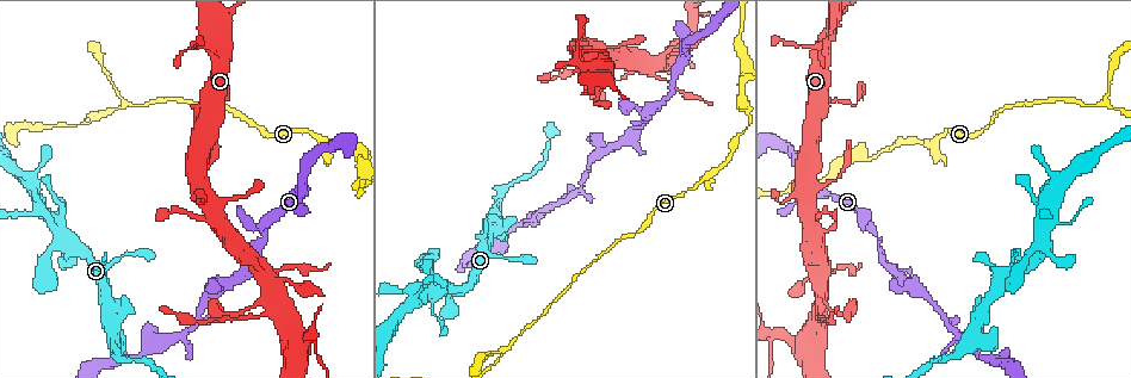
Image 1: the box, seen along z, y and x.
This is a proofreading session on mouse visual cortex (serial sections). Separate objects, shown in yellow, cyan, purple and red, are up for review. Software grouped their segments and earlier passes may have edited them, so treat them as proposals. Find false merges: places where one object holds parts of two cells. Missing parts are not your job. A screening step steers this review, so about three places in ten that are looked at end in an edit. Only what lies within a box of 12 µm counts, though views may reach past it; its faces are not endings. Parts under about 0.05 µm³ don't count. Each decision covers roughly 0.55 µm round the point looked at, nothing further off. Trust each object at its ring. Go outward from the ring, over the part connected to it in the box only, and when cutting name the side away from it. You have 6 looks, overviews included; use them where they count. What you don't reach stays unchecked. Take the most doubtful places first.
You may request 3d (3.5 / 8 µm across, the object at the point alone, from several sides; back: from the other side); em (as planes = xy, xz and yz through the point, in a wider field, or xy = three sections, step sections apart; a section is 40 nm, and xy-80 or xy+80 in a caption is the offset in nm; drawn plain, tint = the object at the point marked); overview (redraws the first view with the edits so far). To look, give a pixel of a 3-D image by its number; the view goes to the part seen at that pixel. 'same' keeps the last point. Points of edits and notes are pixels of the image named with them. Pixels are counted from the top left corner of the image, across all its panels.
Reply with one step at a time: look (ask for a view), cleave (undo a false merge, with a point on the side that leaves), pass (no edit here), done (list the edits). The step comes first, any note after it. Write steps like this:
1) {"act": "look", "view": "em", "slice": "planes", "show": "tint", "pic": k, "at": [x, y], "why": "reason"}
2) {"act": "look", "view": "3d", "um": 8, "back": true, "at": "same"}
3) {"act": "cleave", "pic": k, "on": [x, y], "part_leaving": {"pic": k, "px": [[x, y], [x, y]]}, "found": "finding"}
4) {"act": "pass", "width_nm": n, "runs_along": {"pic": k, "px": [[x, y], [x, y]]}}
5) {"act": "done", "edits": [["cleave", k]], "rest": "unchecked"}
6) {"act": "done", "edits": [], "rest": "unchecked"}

{"act": "look", "view": "3d", "um": 3.5, "pic": 1, "at": [129, 105]}

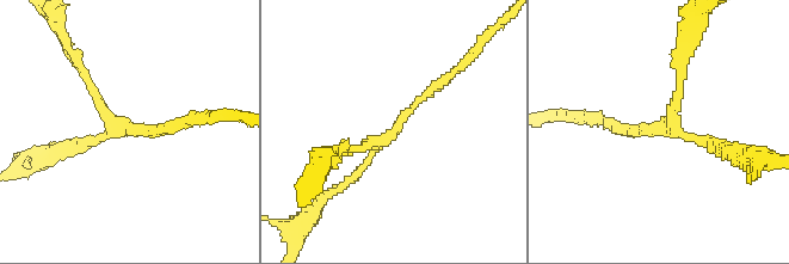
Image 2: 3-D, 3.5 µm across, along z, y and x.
{"act": "look", "view": "em", "slice": "planes", "show": "plain", "pic": 2, "at": [395, 130], "arms": 3, "arm_widths_nm": [100, 150, 150]}

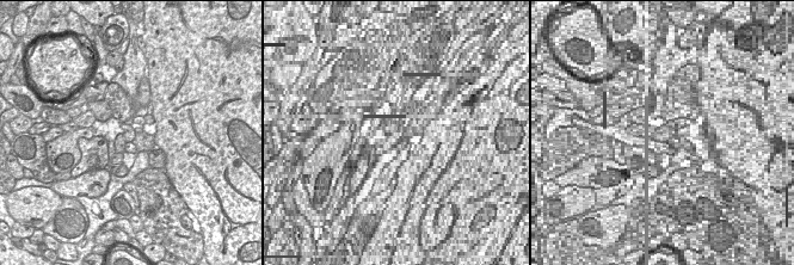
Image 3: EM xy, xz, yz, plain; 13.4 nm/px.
{"act": "look", "view": "em", "slice": "planes", "show": "tint", "at": "same"}

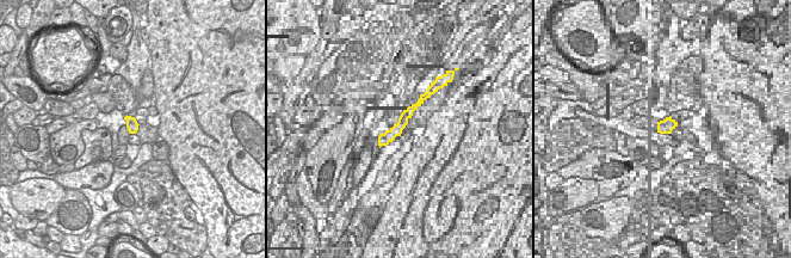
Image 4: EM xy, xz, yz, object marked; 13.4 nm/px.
{"act": "pass", "width_nm": 160, "runs_along": {"pic": 2, "px": [[449, 75], [390, 134], [350, 148]]}, "found": "one cell here"}

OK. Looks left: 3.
{"act": "look", "view": "3d", "um": 8, "pic": 1, "at": [249, 318], "why": "a narrow waist"}

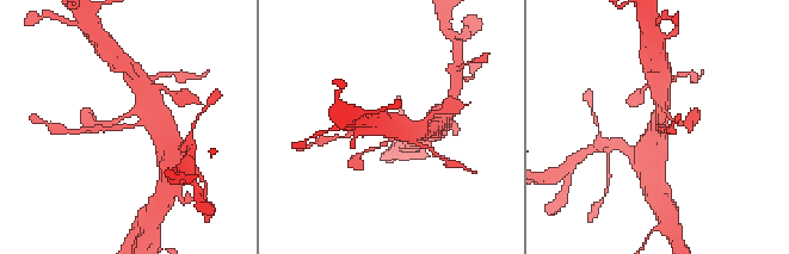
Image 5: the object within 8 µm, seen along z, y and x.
{"act": "look", "view": "3d", "um": 3.5, "pic": 5, "at": [657, 125], "why": "zoom in"}

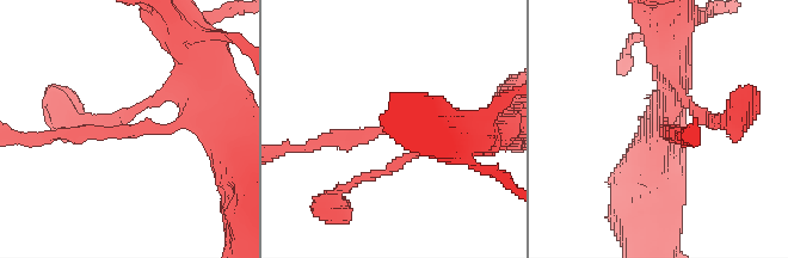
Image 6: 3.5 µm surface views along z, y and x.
{"act": "look", "view": "em", "slice": "xy", "step": 2, "show": "tint", "pic": 6, "at": [143, 129], "why": "need the tissue"}

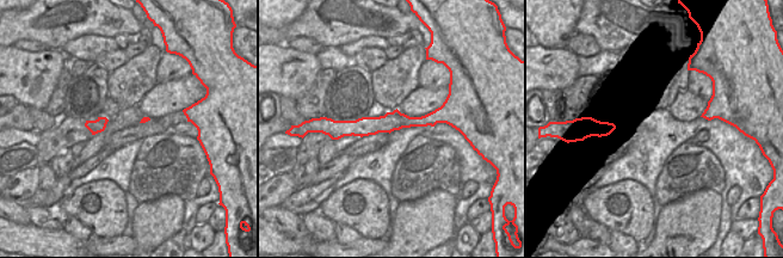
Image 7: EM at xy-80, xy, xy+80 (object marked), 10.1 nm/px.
{"act": "pass", "arm_widths_nm": [200, 250], "found": "all the same cell"}

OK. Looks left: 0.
{"act": "done", "edits": [], "rest": "unchecked"}

